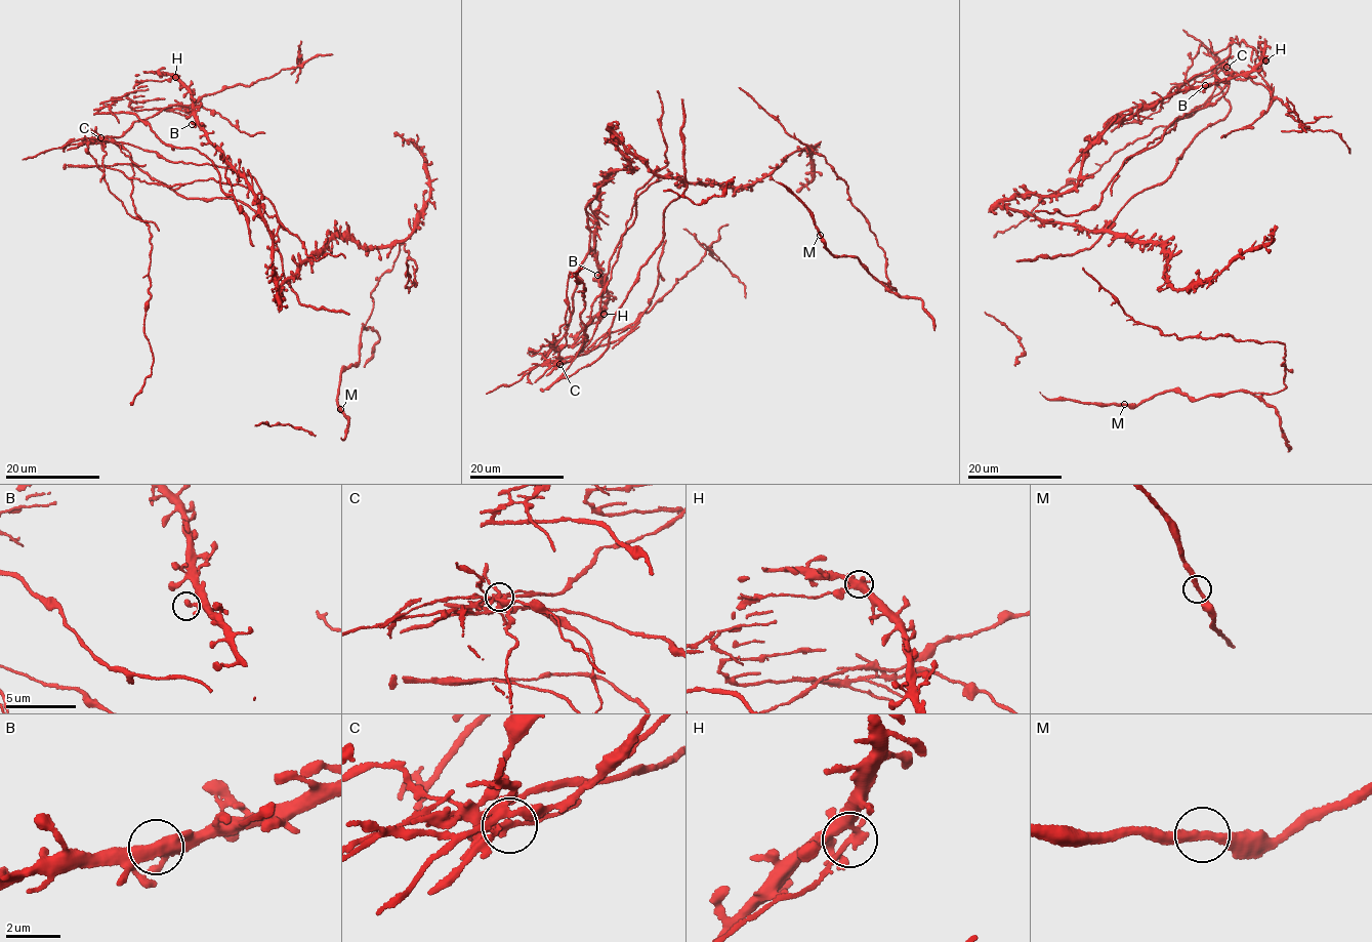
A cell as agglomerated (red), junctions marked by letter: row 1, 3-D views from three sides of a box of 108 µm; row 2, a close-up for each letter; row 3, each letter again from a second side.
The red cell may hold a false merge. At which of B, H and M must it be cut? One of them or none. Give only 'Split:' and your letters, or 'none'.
Split: H

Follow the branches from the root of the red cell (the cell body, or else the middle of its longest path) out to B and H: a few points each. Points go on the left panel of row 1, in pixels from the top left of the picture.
B: (272, 240), (245, 178), (221, 158), (197, 122), (192, 124)
H: (272, 240), (245, 178), (233, 170), (206, 138), (191, 114), (190, 92), (175, 77)

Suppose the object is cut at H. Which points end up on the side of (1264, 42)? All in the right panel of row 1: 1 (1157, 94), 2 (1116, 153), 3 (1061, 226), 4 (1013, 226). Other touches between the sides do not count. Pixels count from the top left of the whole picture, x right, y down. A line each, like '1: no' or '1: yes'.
1: yes
2: no
3: yes
4: no

